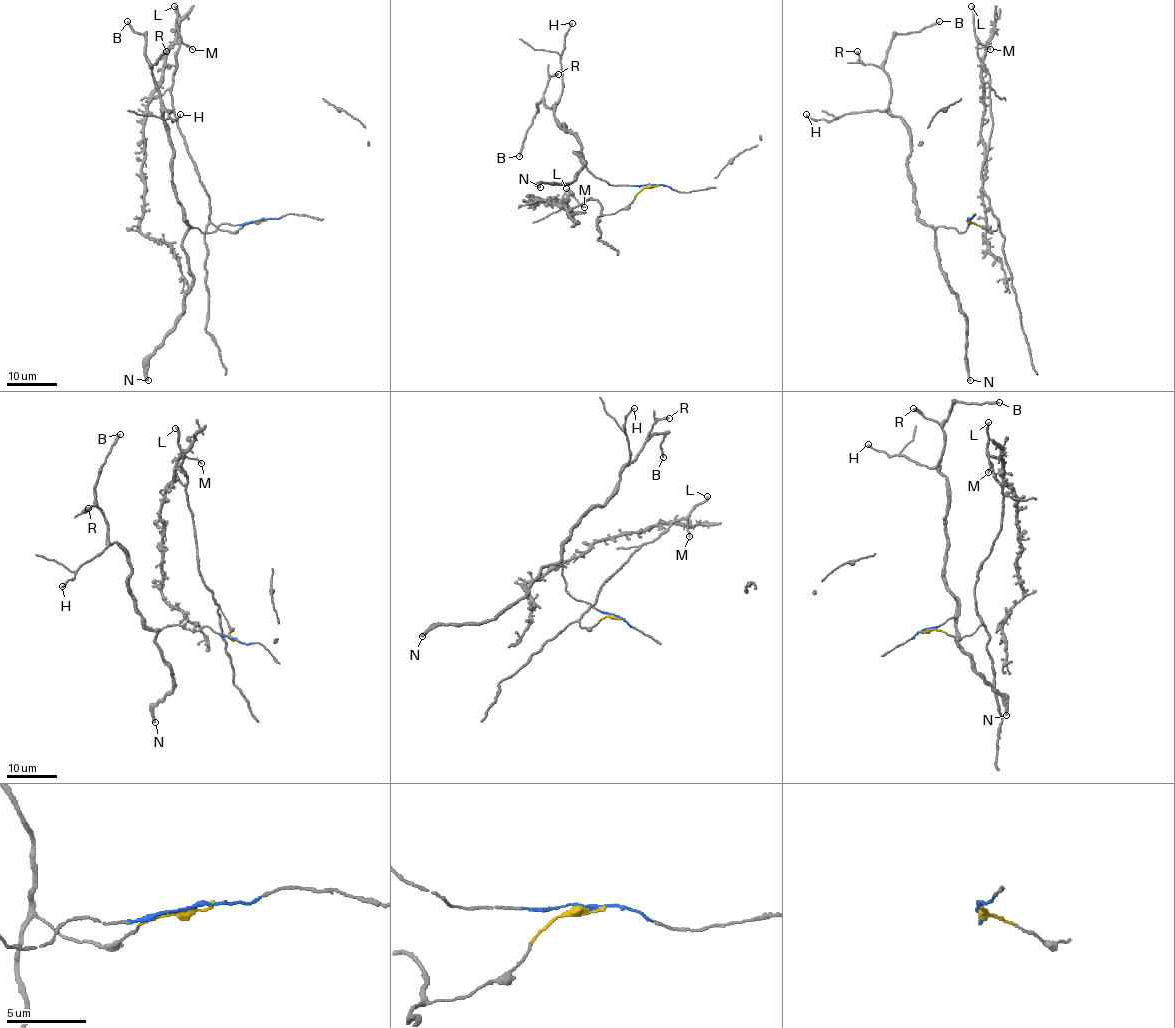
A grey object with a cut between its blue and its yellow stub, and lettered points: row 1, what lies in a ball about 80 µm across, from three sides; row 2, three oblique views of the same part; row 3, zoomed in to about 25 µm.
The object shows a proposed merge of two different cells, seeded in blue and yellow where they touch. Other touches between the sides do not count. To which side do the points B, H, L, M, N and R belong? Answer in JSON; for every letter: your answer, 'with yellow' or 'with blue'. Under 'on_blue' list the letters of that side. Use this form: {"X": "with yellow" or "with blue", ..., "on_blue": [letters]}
{"B": "with blue", "H": "with blue", "L": "with yellow", "M": "with yellow", "N": "with blue", "R": "with blue", "on_blue": ["B", "H", "N", "R"]}

